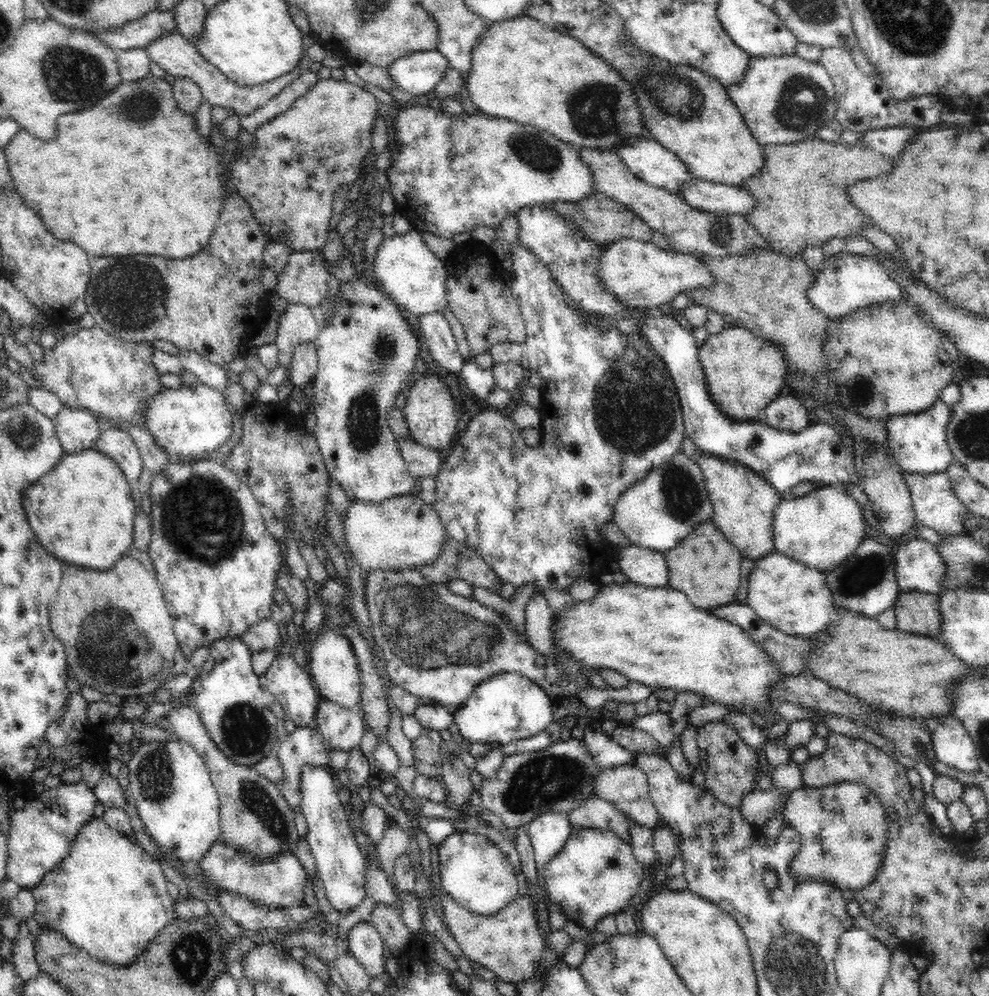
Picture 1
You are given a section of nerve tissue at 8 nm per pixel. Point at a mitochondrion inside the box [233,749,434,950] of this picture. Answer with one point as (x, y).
(253, 795)

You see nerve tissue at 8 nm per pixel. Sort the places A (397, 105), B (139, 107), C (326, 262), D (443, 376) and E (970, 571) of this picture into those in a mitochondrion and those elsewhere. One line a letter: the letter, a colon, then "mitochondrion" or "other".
A: other
B: mitochondrion
C: other
D: other
E: mitochondrion

